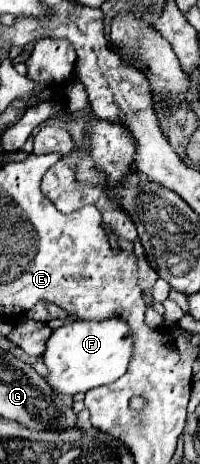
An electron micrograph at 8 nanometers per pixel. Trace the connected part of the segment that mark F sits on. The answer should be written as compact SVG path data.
M110 318L104 322L68 322L62 328L54 330L46 342L44 364L48 374L44 380L58 394L76 394L88 392L90 388L110 384L118 380L130 362L132 356L132 334L124 320Z

